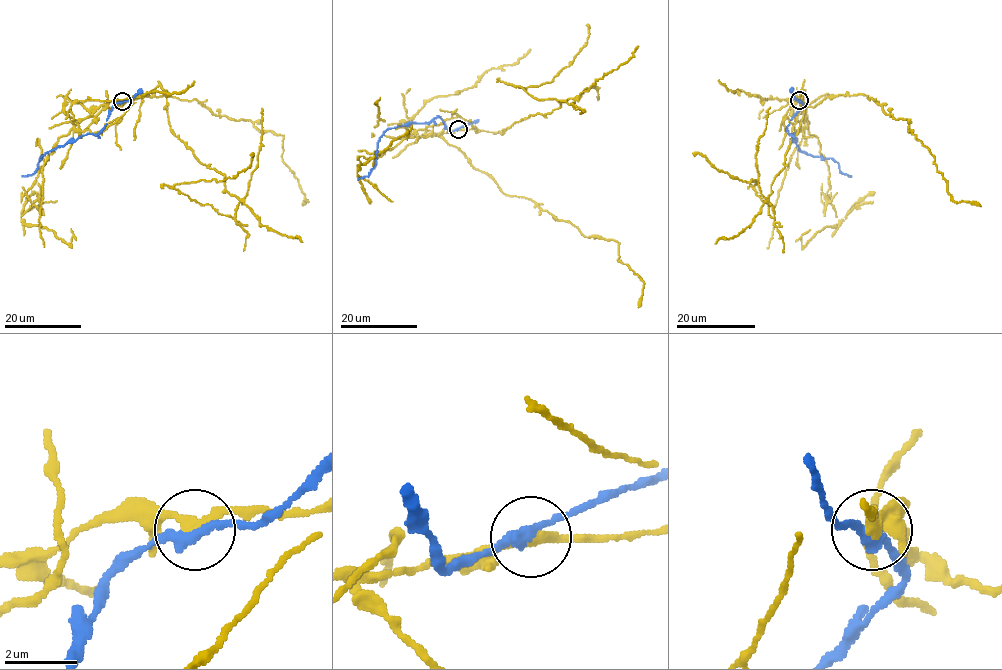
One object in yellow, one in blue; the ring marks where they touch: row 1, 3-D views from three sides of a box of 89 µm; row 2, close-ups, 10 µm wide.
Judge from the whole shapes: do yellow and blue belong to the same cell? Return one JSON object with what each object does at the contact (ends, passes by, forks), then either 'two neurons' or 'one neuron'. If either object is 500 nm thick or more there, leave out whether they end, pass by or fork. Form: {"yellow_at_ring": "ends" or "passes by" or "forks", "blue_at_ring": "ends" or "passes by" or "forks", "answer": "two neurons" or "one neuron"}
{"yellow_at_ring": "passes by", "blue_at_ring": "passes by", "answer": "two neurons"}

